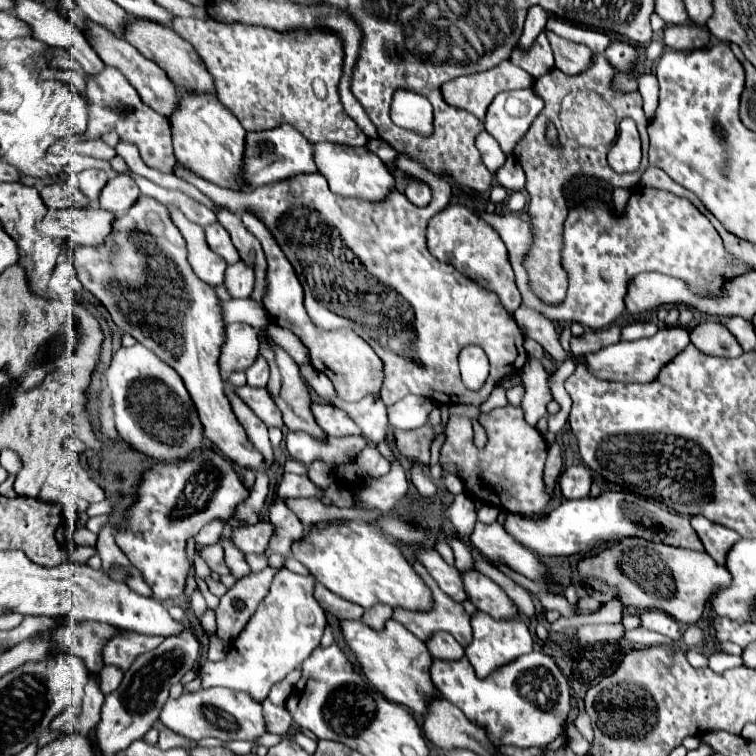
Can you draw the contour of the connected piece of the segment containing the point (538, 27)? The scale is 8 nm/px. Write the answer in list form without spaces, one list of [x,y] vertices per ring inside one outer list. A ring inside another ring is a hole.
[[[534,7],[530,9],[528,17],[526,17],[526,25],[524,25],[524,33],[520,37],[518,47],[522,51],[528,51],[532,47],[532,43],[536,41],[536,37],[546,29],[546,21],[548,21],[548,13],[542,7]]]

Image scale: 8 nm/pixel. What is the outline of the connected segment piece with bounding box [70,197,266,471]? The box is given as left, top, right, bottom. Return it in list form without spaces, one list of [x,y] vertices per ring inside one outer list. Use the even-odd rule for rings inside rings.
[[[140,197],[126,215],[114,219],[114,233],[104,247],[94,249],[72,245],[70,249],[80,283],[108,309],[112,321],[180,373],[198,411],[204,435],[242,469],[250,467],[254,471],[266,471],[266,465],[262,465],[258,451],[250,445],[230,407],[224,379],[218,369],[220,347],[224,345],[222,301],[214,287],[200,281],[192,271],[184,237],[178,233],[178,227],[172,225],[166,207],[150,197]],[[124,241],[136,243],[136,249],[142,249],[140,253],[144,253],[144,283],[120,285],[118,281],[114,259],[118,249],[124,249]]]

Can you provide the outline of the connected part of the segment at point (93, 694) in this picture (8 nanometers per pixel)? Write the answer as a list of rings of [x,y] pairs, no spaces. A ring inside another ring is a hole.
[[[90,675],[86,687],[84,687],[84,705],[82,705],[82,713],[80,713],[80,721],[76,725],[76,731],[80,733],[88,733],[96,727],[96,723],[100,721],[100,707],[104,701],[102,691],[98,689],[98,683],[94,679],[94,675]]]

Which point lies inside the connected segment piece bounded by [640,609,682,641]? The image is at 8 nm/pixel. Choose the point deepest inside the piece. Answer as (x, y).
(656, 620)

